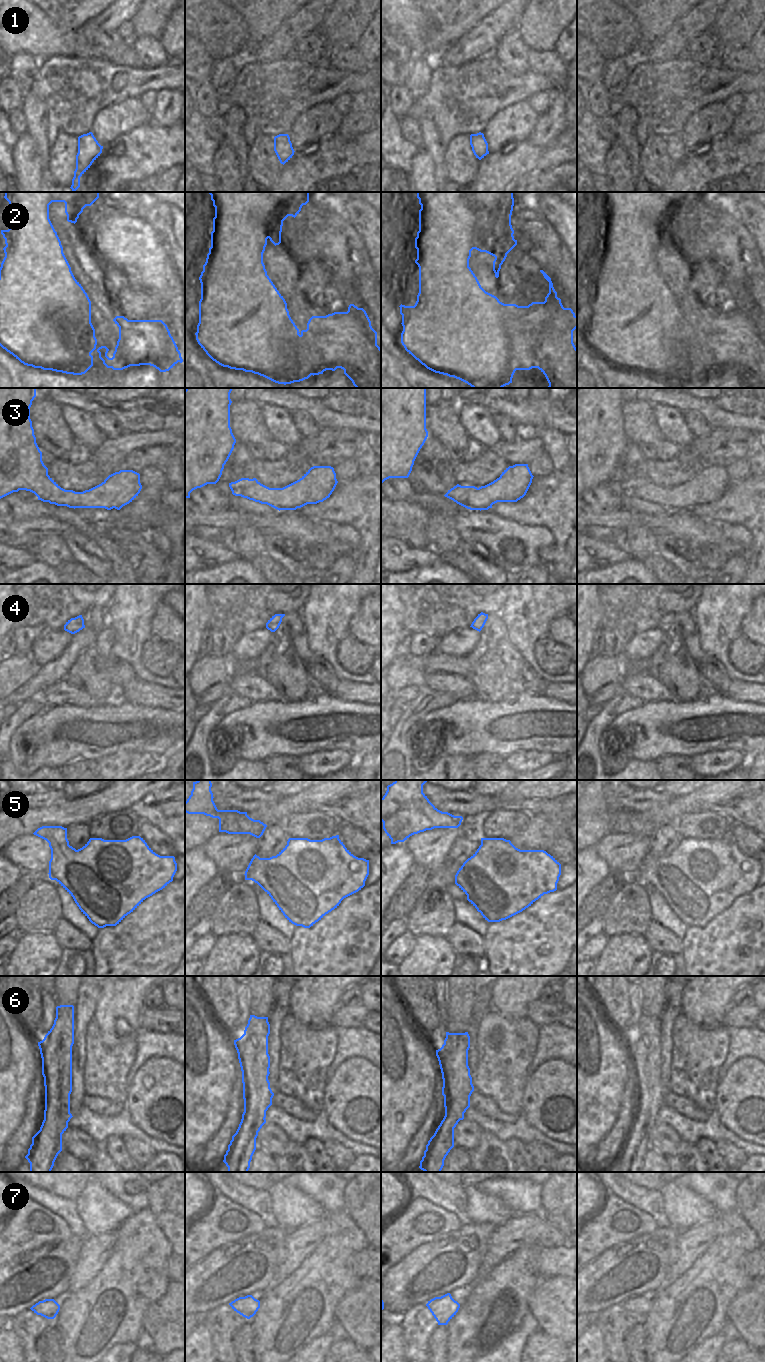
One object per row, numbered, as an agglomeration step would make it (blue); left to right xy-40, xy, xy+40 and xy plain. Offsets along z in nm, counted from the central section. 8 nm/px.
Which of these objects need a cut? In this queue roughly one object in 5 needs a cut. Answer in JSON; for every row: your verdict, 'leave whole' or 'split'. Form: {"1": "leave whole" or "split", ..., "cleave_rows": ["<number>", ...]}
{"1": "leave whole", "2": "leave whole", "3": "leave whole", "4": "leave whole", "5": "leave whole", "6": "split", "7": "leave whole", "cleave_rows": ["6"]}

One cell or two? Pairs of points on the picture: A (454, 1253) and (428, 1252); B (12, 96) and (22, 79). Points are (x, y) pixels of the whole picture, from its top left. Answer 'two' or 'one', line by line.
A: one
B: two

